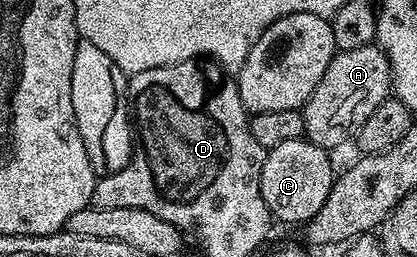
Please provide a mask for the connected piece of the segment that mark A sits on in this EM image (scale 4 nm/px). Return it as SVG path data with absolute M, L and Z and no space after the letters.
M377 44L361 46L356 50L336 51L325 74L321 76L317 89L313 90L301 109L306 139L328 150L352 139L373 110L390 97L392 88L391 67L387 55Z

